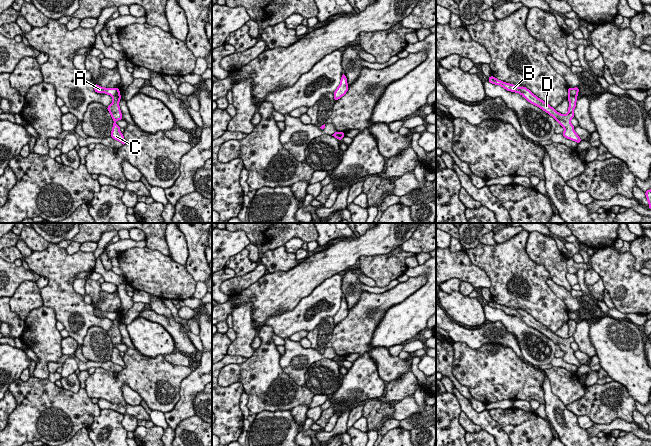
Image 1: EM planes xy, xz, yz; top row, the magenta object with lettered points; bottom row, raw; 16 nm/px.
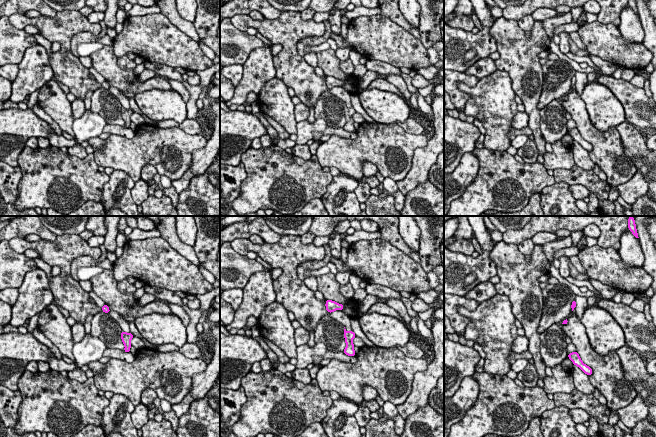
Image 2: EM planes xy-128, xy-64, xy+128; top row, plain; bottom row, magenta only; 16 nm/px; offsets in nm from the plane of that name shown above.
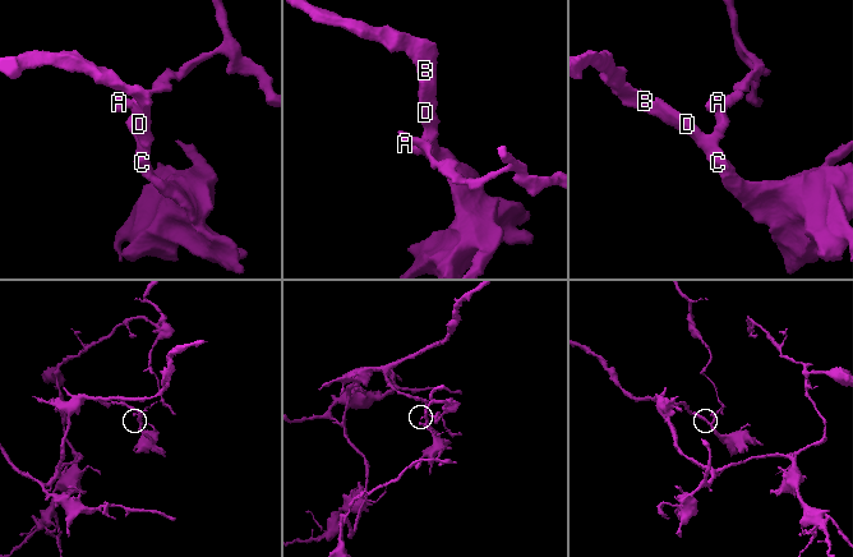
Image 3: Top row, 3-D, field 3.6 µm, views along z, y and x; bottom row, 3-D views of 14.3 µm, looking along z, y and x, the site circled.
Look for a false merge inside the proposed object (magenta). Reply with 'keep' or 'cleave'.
cleave

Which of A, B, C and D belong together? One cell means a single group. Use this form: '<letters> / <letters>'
A / B C D

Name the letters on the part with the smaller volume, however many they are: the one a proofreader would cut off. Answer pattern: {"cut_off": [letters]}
{"cut_off": ["A"]}

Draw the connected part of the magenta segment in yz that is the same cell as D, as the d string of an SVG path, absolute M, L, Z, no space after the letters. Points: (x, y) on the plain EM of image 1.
M490 300L488 302L488 305L492 308L502 310L507 315L520 317L522 321L524 321L528 326L536 329L537 331L547 336L556 344L556 346L558 345L560 349L565 353L564 356L562 357L565 362L573 364L577 368L582 365L578 360L578 358L574 355L574 350L570 347L571 343L574 342L573 334L576 331L577 320L572 320L572 319L568 320L568 324L569 324L568 337L560 338L549 328L547 328L546 326L542 325L540 322L535 320L529 313L527 313L524 310L521 310L519 312L516 309L500 305L493 300Z

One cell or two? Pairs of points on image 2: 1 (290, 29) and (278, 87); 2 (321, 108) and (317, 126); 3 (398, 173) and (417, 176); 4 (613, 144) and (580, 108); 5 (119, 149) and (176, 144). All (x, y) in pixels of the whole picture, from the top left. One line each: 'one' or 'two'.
1: two
2: two
3: two
4: one
5: one

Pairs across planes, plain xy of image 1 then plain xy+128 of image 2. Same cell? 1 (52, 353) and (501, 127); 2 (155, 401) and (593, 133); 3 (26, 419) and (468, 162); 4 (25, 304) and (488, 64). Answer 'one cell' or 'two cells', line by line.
1: one cell
2: one cell
3: two cells
4: one cell

